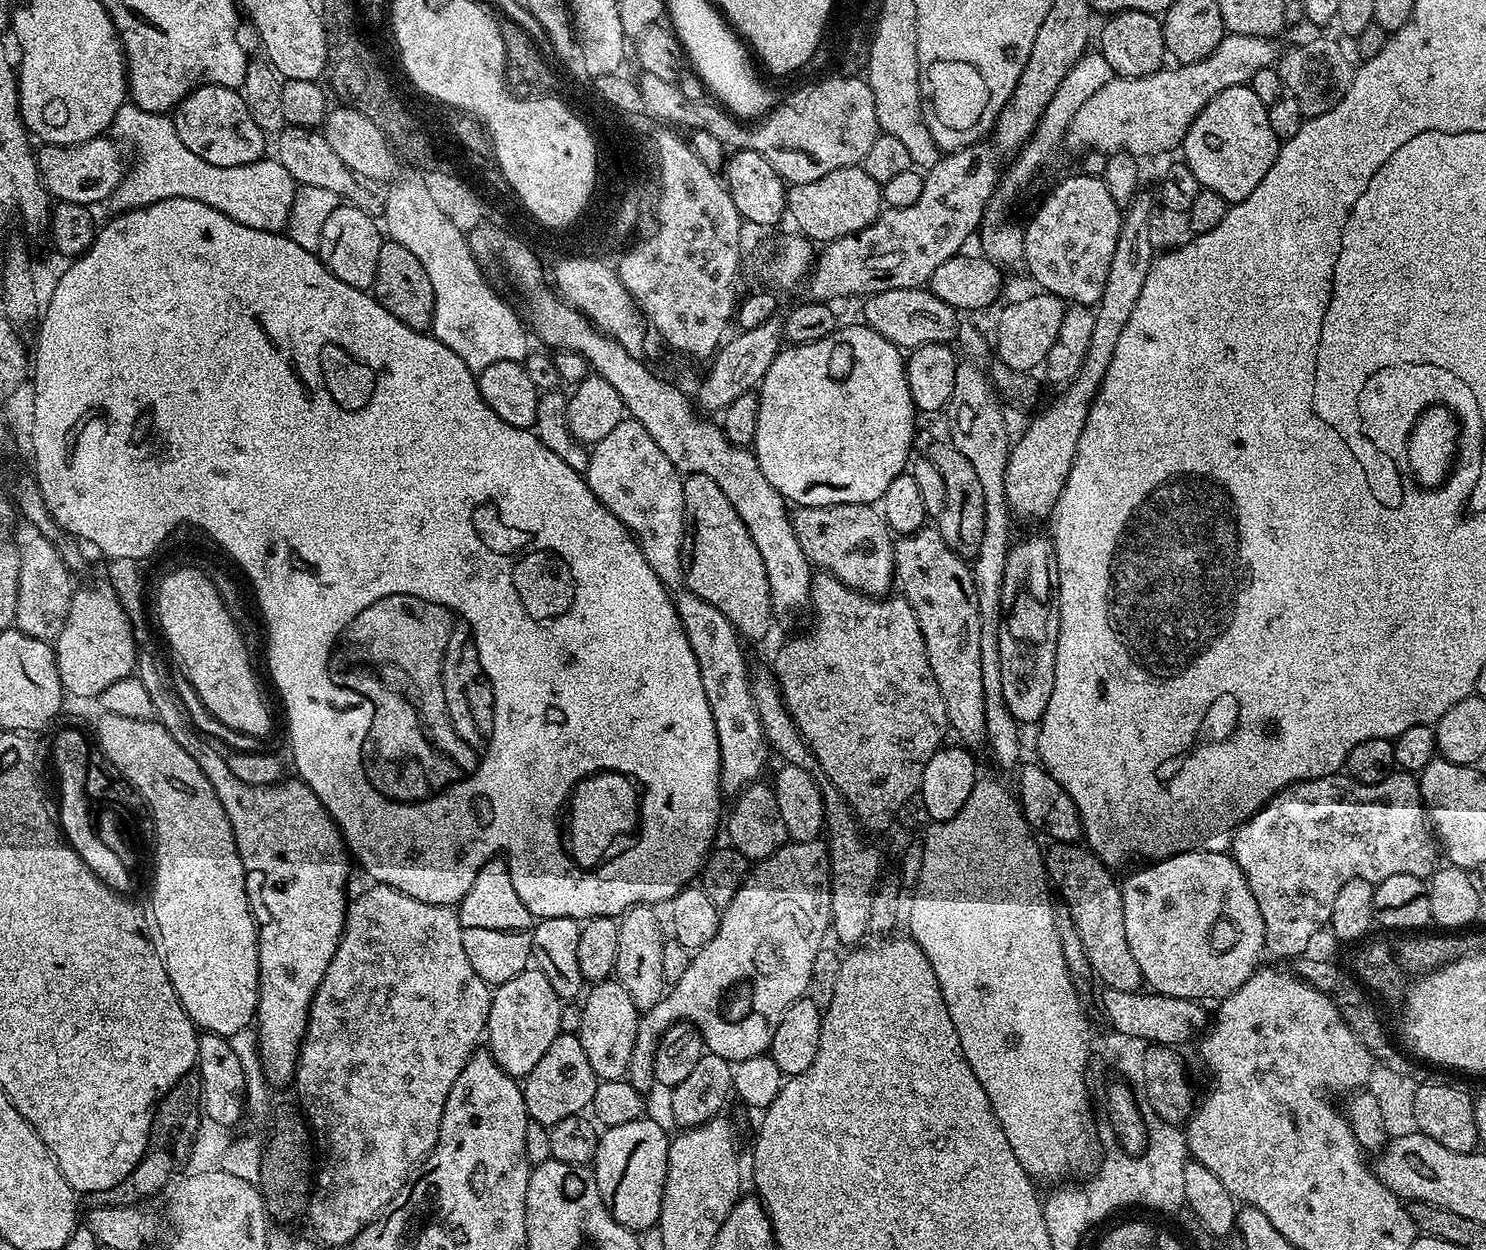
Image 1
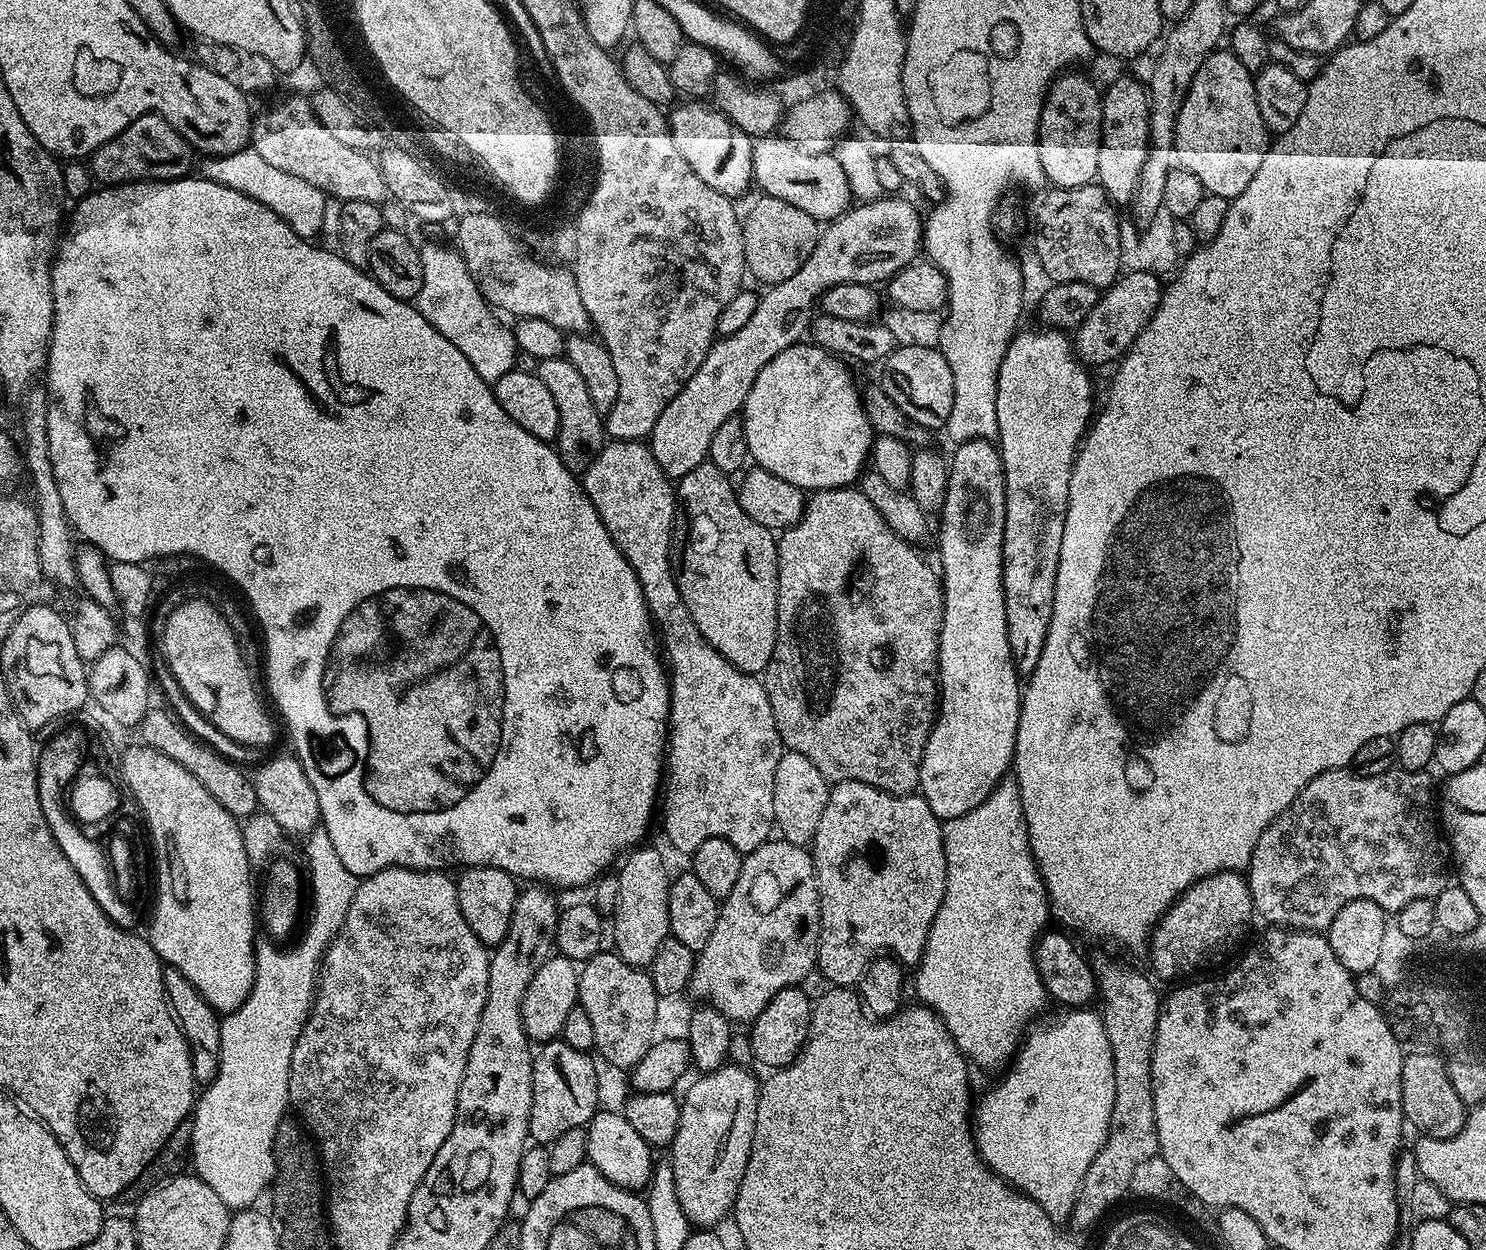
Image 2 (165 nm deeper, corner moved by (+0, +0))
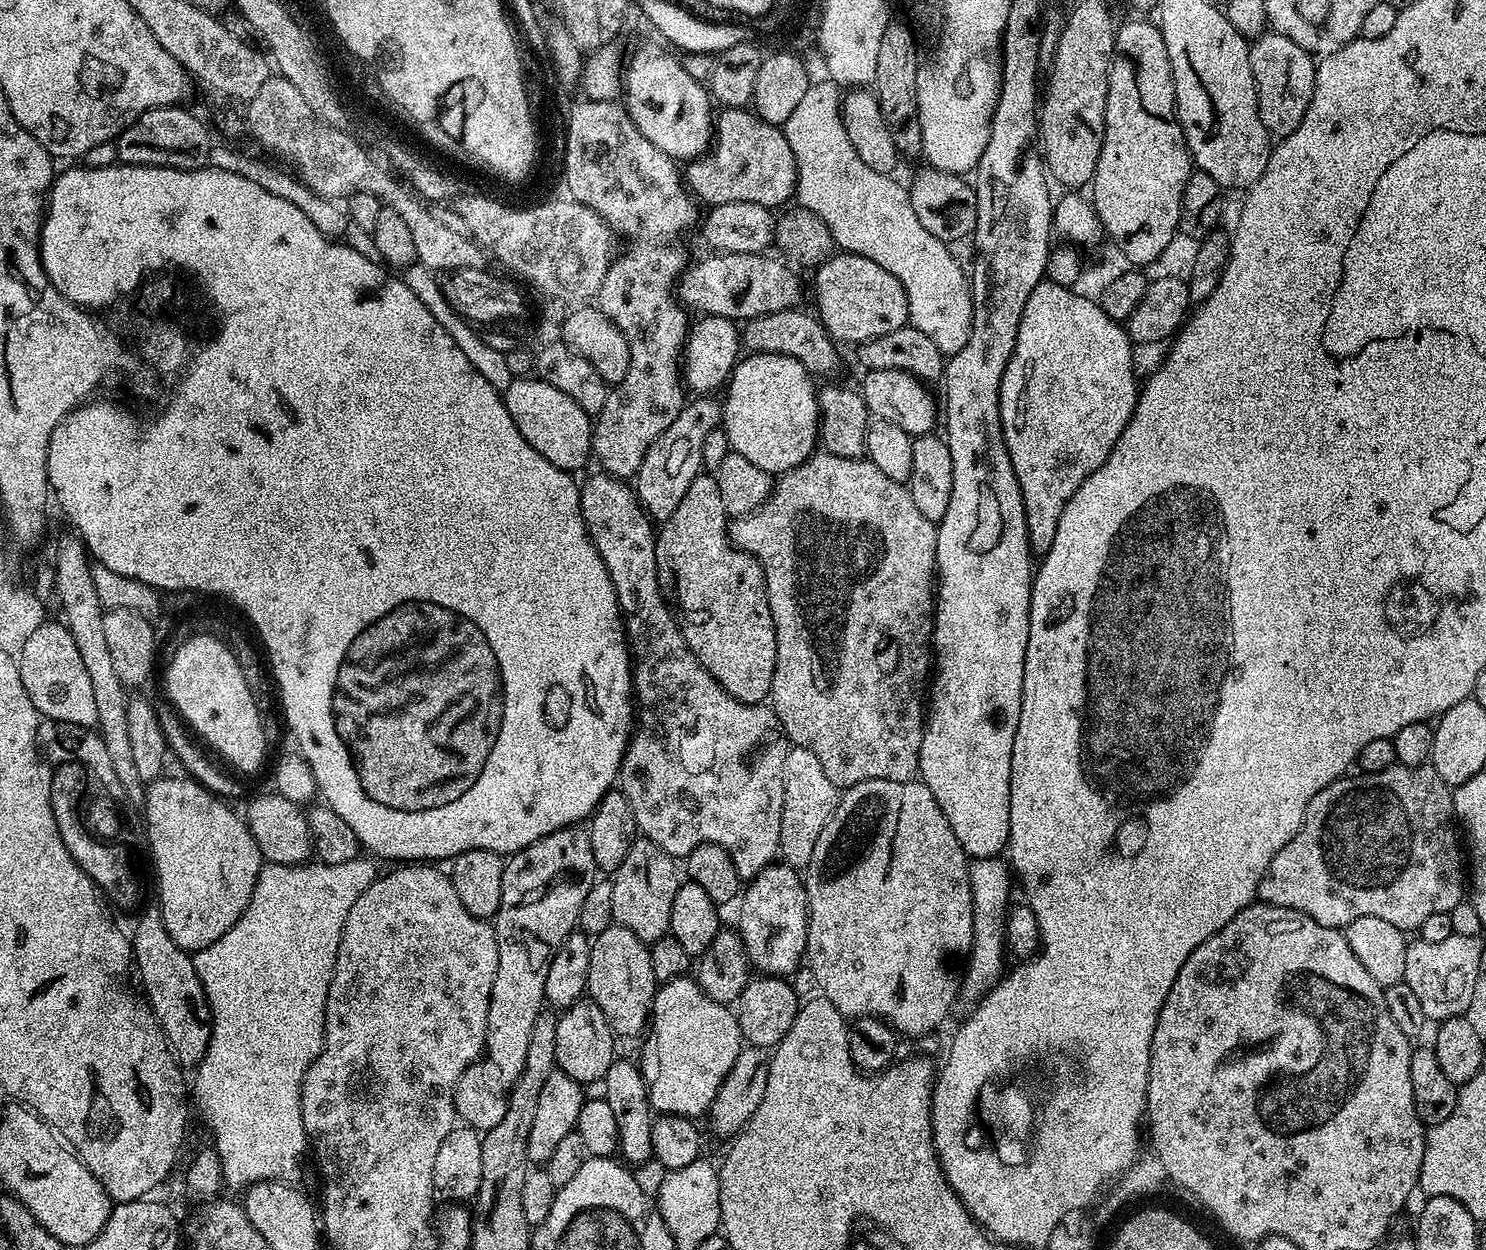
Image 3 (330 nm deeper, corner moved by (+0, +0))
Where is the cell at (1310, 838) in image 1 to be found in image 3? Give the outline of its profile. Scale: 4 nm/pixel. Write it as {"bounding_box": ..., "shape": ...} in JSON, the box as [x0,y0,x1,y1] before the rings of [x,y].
{"bounding_box":[1259,766,1466,934],"shape":[[[1393,766],[1381,772],[1351,776],[1334,781],[1330,786],[1318,790],[1314,798],[1310,798],[1298,834],[1294,834],[1294,838],[1290,838],[1290,842],[1286,842],[1286,846],[1282,846],[1282,850],[1274,854],[1260,883],[1259,899],[1266,904],[1282,906],[1306,914],[1322,926],[1343,929],[1350,922],[1354,922],[1354,918],[1382,918],[1382,922],[1390,922],[1390,926],[1399,928],[1405,934],[1411,933],[1411,928],[1412,931],[1419,930],[1422,922],[1430,918],[1430,914],[1452,912],[1454,906],[1458,906],[1466,896],[1466,856],[1462,851],[1462,836],[1458,831],[1450,785],[1431,766],[1419,768]]]}

